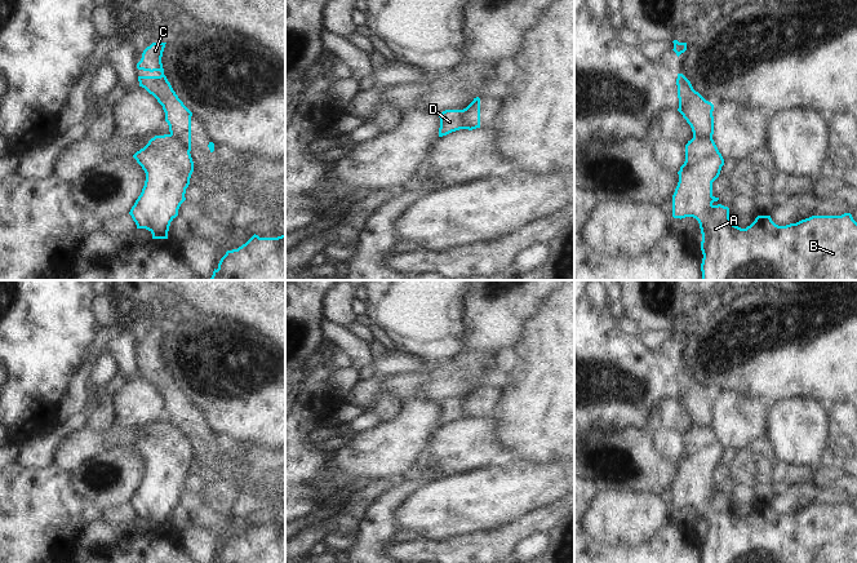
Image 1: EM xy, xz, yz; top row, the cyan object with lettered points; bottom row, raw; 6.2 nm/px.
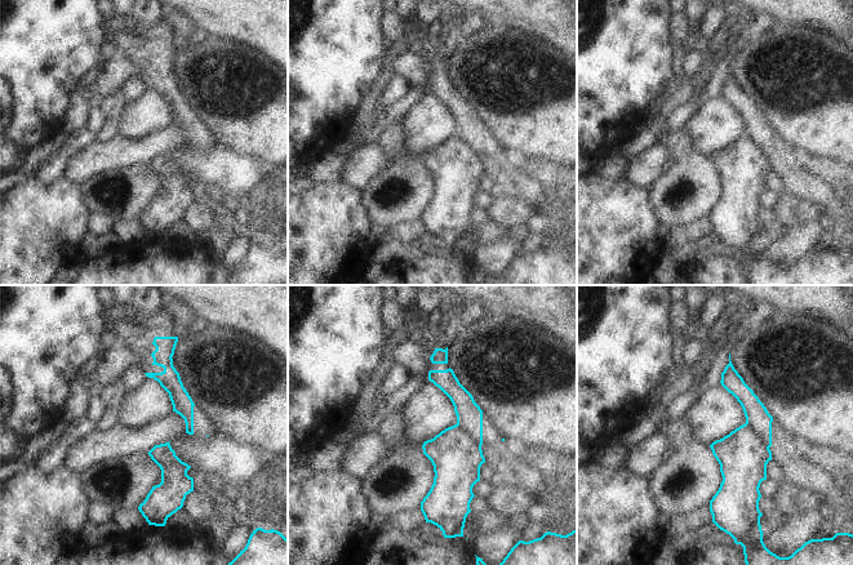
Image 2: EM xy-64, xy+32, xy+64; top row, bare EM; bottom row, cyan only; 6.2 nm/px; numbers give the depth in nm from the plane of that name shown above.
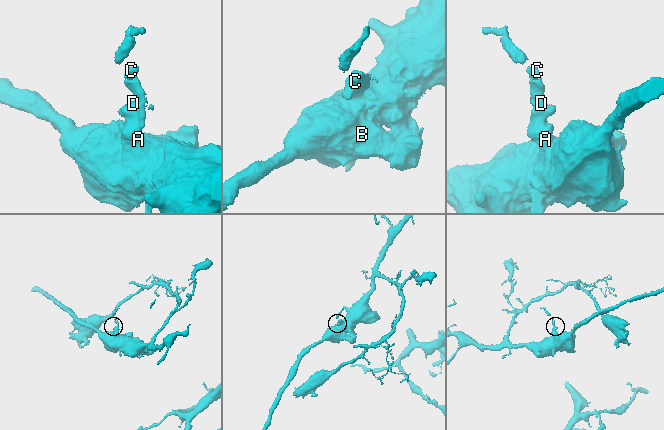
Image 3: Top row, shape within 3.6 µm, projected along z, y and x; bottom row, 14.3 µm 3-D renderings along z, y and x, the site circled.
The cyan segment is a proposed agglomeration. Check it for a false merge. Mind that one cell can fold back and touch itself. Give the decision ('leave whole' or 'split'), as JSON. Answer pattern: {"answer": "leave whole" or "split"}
{"answer": "split"}

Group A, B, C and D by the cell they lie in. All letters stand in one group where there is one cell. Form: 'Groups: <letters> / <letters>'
Groups: A B D / C.

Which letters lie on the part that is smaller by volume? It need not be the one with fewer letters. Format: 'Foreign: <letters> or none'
Foreign: C

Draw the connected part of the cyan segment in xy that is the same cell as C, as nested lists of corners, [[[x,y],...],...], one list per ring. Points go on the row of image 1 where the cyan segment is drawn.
[[[152,43],[143,50],[142,58],[137,63],[138,70],[150,72],[160,71],[161,75],[138,76],[138,81],[139,87],[145,88],[163,106],[170,136],[174,137],[188,151],[191,151],[192,112],[178,98],[166,76],[164,75],[161,57],[165,44],[166,43]]]

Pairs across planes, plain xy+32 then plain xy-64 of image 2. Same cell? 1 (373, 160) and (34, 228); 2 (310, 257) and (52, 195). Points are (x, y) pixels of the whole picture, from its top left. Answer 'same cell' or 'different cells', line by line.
1: different cells
2: same cell

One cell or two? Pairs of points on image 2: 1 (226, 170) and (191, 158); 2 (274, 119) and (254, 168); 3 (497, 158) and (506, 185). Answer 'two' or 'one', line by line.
1: one
2: two
3: one

